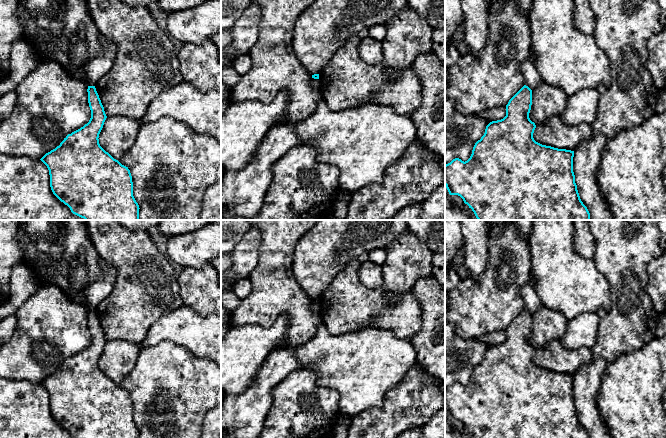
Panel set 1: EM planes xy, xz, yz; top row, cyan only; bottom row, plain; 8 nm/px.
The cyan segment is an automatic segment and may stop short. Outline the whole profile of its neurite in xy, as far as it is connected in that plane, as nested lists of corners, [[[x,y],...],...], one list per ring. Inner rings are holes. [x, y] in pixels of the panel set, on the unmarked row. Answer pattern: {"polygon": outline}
{"polygon": [[[88,310],[88,327],[91,334],[91,342],[87,348],[80,353],[68,358],[64,364],[55,373],[46,377],[40,384],[47,390],[50,399],[50,411],[53,418],[65,429],[67,429],[73,438],[139,438],[139,429],[133,420],[133,406],[130,394],[128,391],[122,389],[118,384],[114,383],[108,376],[106,376],[99,368],[99,358],[103,352],[104,346],[107,342],[104,331],[101,327],[99,319],[95,310]]]}

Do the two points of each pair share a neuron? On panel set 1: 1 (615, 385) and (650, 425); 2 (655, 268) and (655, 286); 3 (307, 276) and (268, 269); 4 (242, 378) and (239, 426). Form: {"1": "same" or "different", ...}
{"1": "same", "2": "same", "3": "different", "4": "different"}

